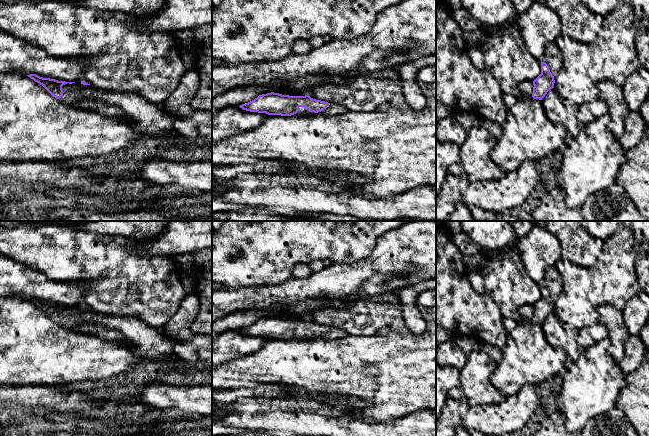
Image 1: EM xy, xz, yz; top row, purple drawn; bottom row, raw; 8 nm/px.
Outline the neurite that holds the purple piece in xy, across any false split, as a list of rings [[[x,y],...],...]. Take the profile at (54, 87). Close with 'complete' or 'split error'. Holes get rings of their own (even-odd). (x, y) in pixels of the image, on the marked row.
[[[30,74],[27,76],[42,85],[53,97],[60,99],[62,102],[68,105],[73,105],[81,109],[96,111],[101,115],[113,118],[118,118],[122,114],[118,107],[107,105],[100,100],[82,95],[71,95],[63,92],[63,85],[67,83],[72,84],[75,82],[65,82],[50,78],[43,78],[36,74]]]; split error

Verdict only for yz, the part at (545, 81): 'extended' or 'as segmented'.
extended

